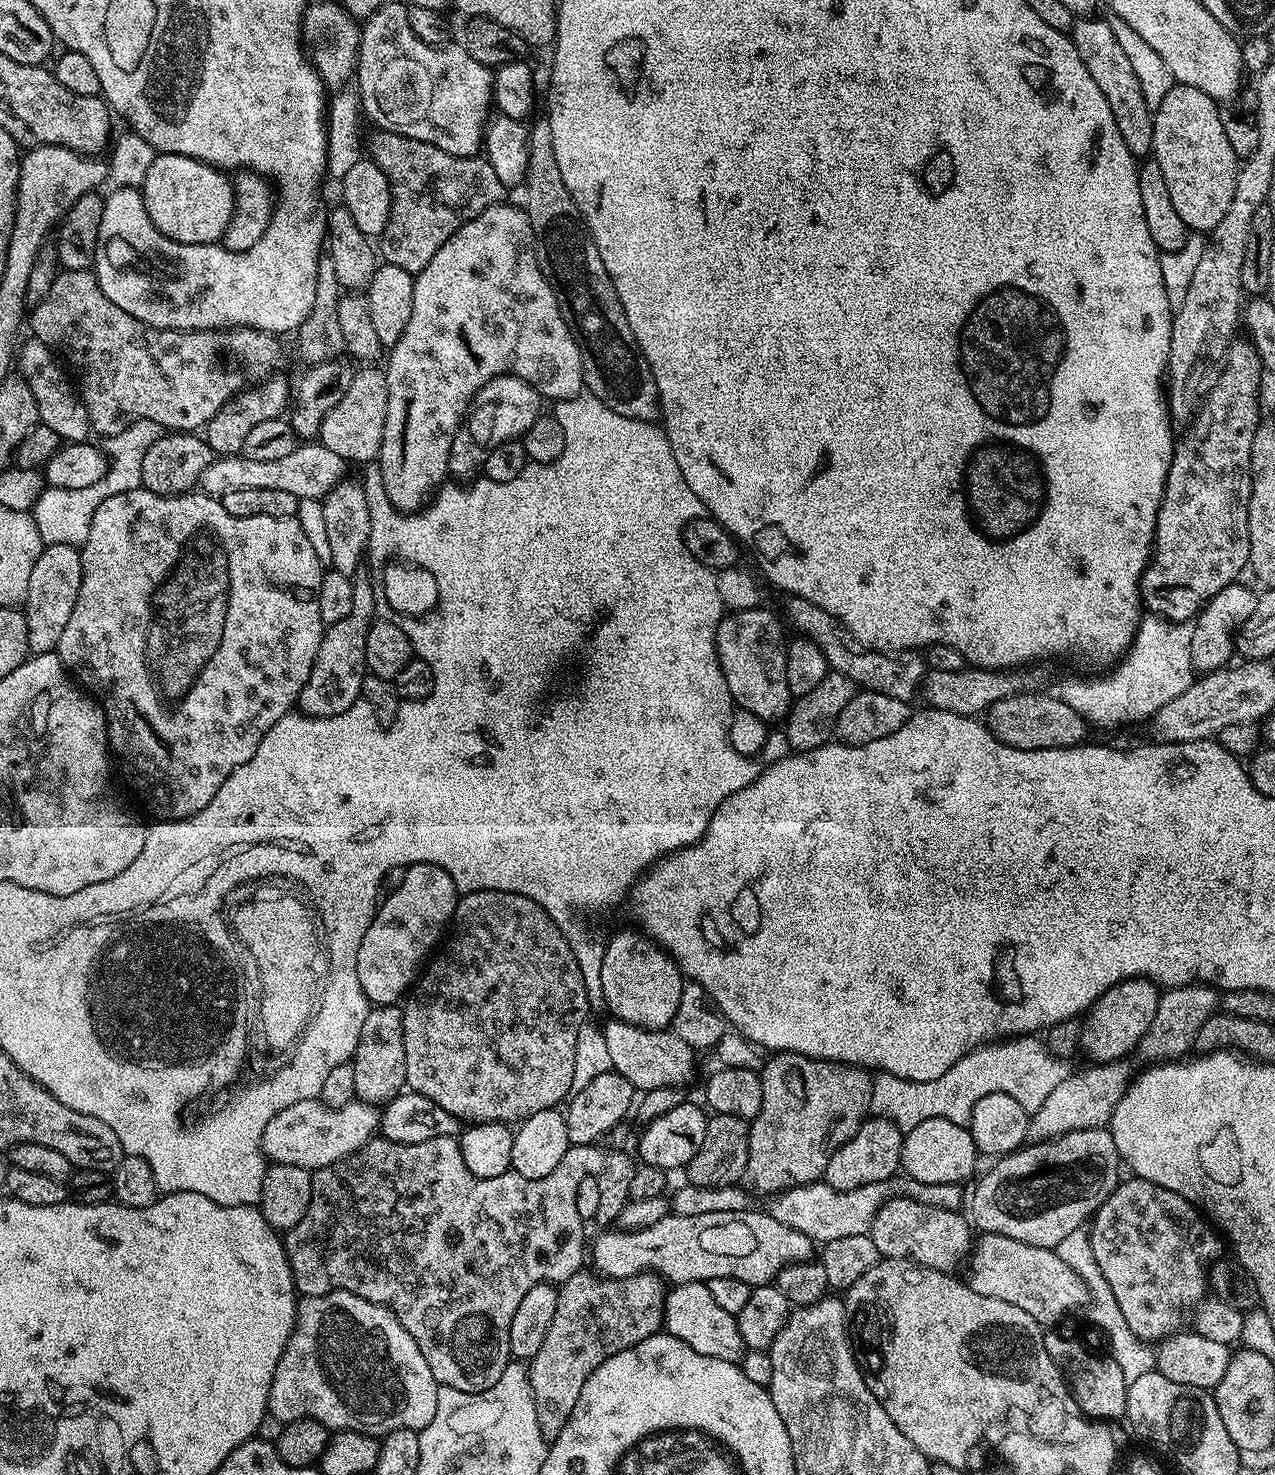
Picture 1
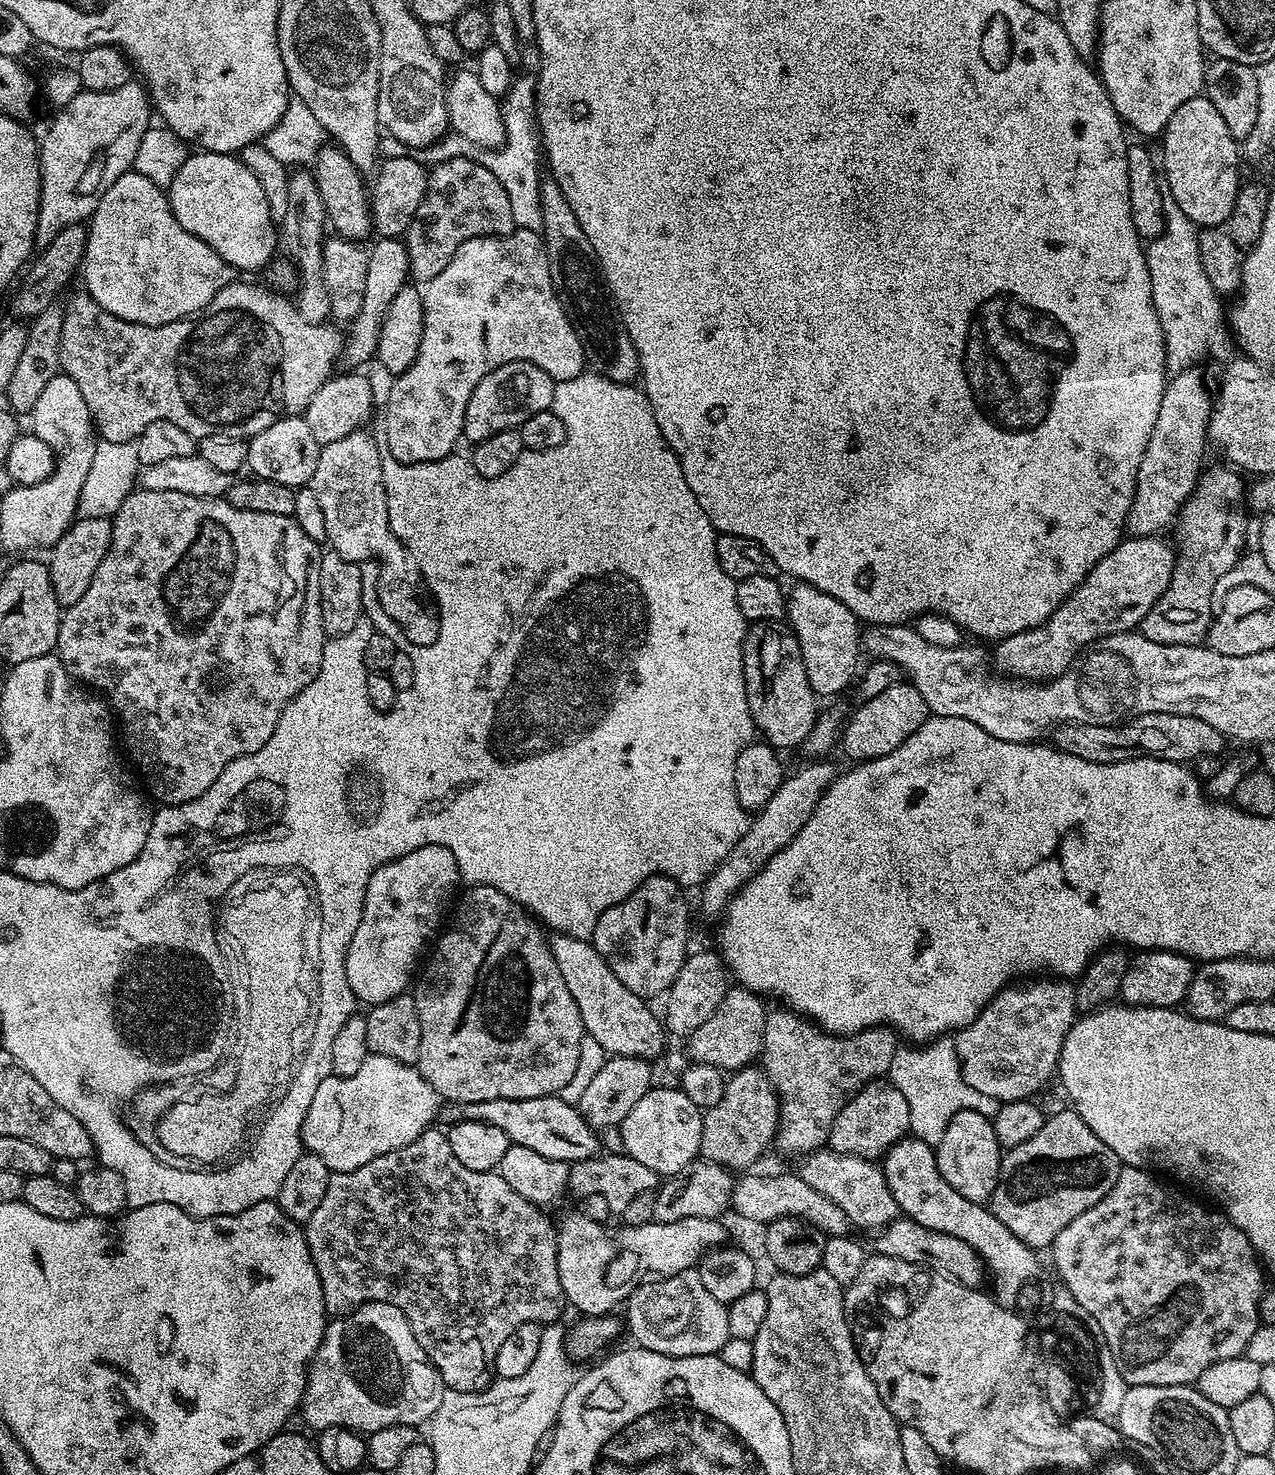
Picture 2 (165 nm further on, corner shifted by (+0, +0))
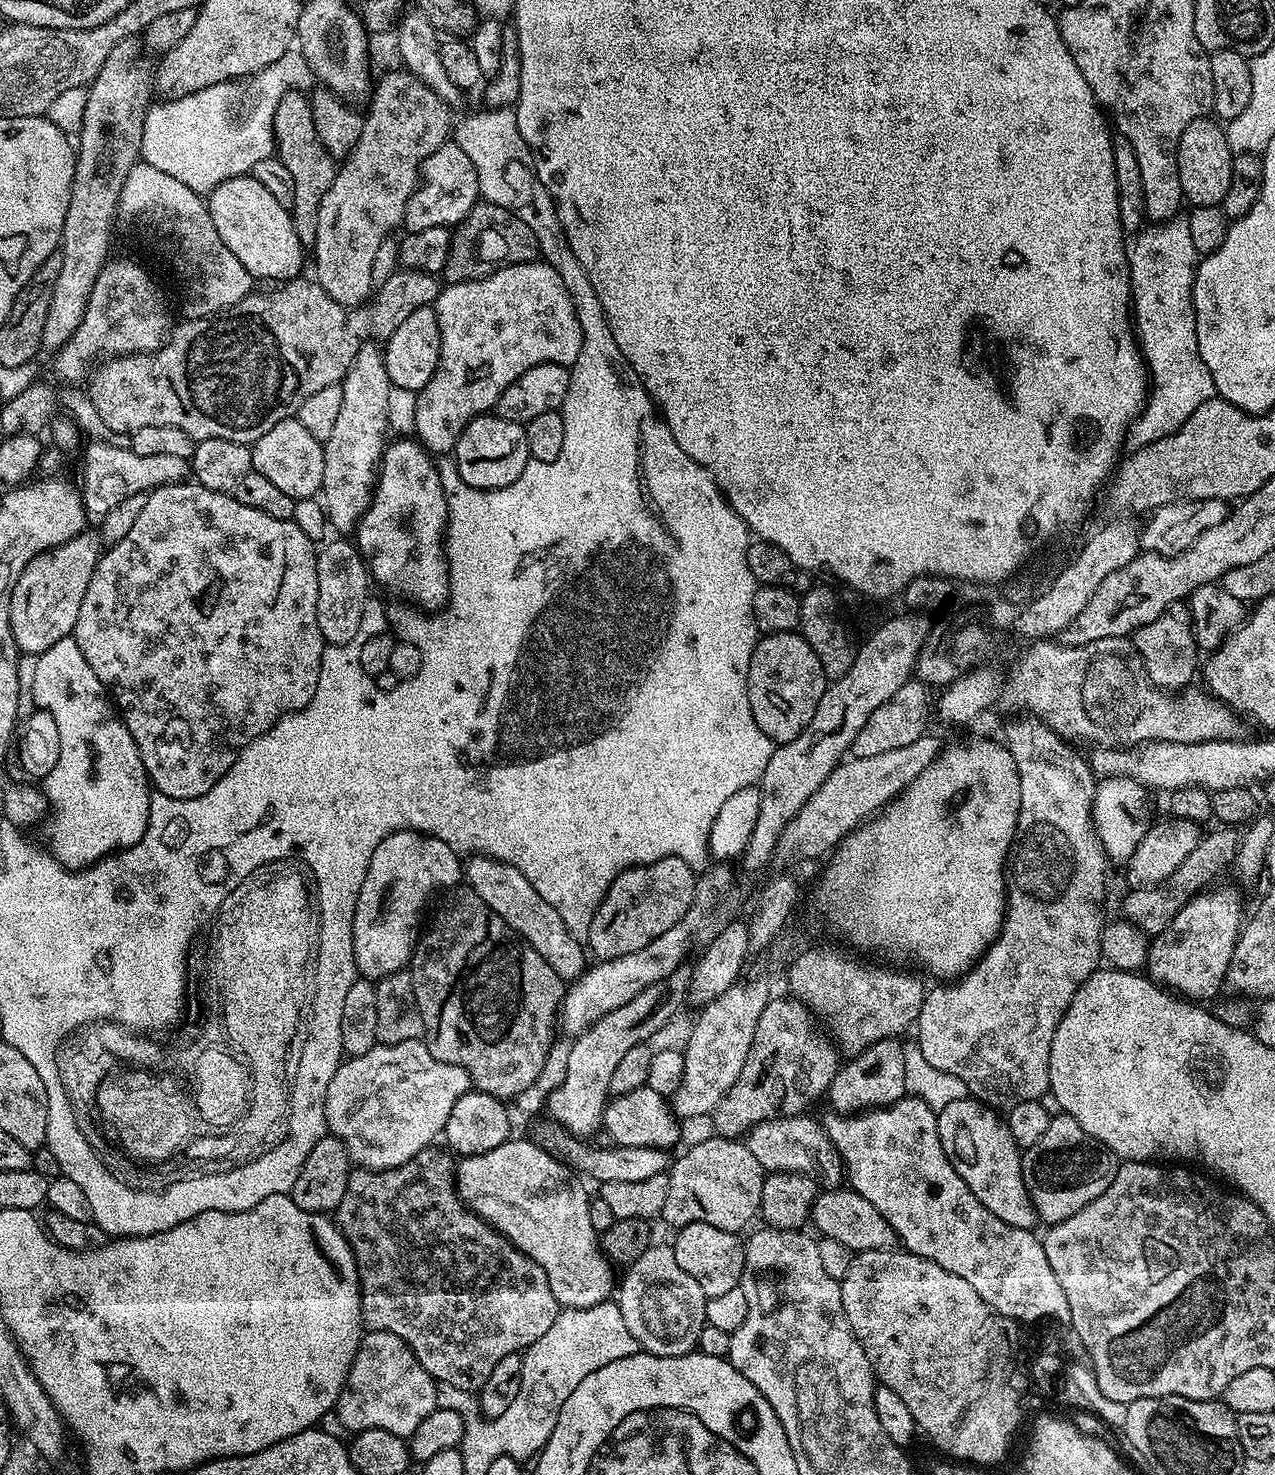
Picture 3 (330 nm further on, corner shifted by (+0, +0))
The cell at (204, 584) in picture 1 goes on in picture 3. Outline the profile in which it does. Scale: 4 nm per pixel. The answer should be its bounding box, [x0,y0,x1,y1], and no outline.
[74,482,326,800]

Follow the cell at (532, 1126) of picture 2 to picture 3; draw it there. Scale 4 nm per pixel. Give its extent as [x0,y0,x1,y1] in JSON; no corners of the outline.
[534,1126,670,1182]

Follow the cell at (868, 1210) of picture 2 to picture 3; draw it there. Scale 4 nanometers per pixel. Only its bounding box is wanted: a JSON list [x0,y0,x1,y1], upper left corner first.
[746,1114,846,1186]

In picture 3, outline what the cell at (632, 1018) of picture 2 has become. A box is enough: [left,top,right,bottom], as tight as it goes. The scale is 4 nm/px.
[462,855,585,982]

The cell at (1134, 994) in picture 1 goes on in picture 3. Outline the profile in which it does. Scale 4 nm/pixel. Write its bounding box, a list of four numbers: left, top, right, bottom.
[1147,888,1240,1002]

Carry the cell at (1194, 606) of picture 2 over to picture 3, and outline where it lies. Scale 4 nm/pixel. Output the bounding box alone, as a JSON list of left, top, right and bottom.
[1132,602,1198,690]

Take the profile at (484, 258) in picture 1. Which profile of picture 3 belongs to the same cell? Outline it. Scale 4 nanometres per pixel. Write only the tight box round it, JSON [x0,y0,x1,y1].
[412,258,582,453]

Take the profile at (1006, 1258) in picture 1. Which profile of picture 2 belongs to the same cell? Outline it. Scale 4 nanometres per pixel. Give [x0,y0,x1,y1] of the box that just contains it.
[871,1218,986,1288]

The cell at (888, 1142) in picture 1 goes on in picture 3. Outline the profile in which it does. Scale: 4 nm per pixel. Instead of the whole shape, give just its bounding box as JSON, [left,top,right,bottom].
[826,1039,907,1114]

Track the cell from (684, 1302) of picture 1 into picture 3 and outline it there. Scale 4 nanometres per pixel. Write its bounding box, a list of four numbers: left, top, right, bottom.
[618,1243,708,1356]

